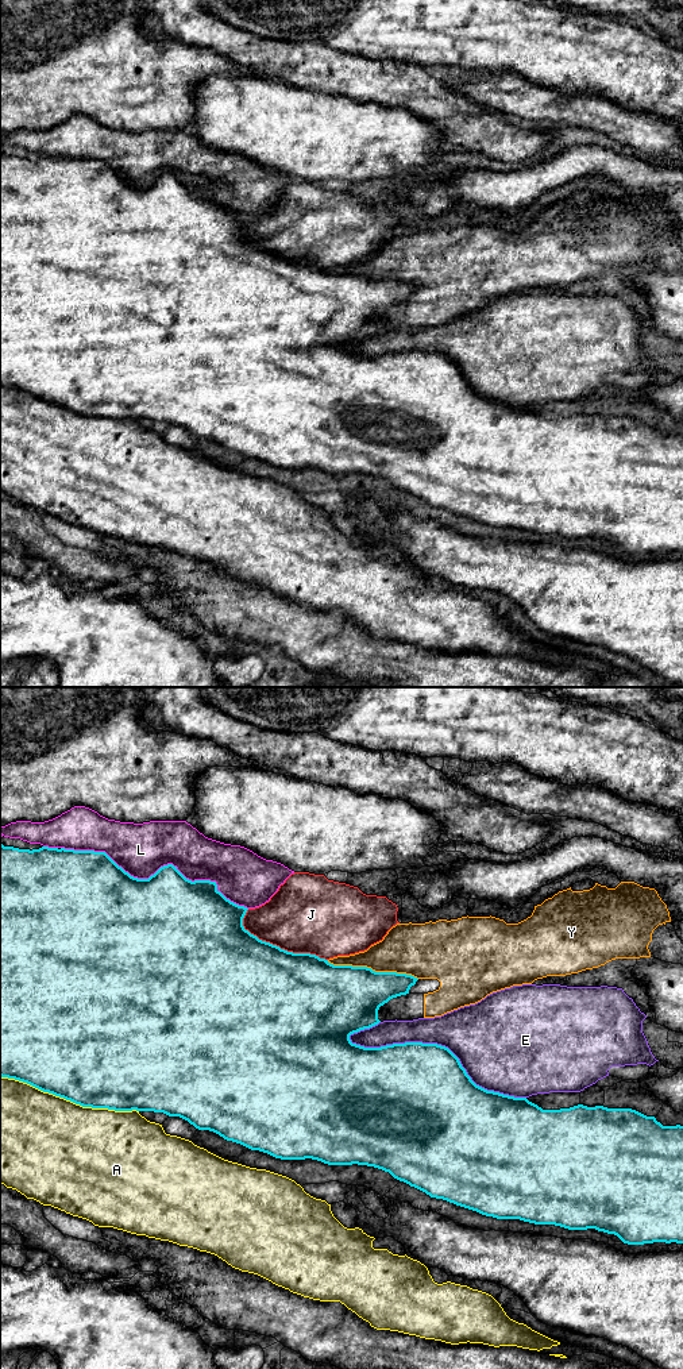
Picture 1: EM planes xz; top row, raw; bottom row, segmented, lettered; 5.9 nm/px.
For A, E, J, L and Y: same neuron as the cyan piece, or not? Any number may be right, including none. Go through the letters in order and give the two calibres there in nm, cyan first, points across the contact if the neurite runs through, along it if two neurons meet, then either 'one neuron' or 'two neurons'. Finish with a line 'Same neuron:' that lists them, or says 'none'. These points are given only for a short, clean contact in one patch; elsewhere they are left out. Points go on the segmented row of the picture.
A: 500 nm thick on the cyan side, 480 nm on the other; two neurons
E: 500 nm thick on the cyan side, 380 nm on the other; two neurons
J: 500 nm thick on the cyan side, 440 nm on the other; two neurons
L: 480 nm thick on the cyan side, 320 nm on the other; two neurons
Y: 420 nm thick on the cyan side, 300 nm on the other; two neurons
Same neuron: none

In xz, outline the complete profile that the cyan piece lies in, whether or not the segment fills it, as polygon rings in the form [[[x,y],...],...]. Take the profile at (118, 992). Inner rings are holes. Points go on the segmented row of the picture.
[[[0,842],[0,1076],[27,1083],[43,1092],[70,1100],[82,1107],[108,1108],[115,1111],[154,1111],[169,1117],[180,1117],[198,1130],[209,1130],[227,1141],[240,1144],[251,1150],[259,1150],[281,1160],[312,1158],[328,1165],[367,1165],[389,1172],[394,1179],[414,1187],[431,1198],[443,1199],[456,1206],[476,1211],[497,1219],[520,1219],[535,1225],[555,1225],[568,1230],[595,1229],[617,1235],[624,1243],[644,1245],[653,1242],[683,1243],[683,1126],[663,1126],[655,1117],[647,1117],[632,1108],[587,1107],[578,1104],[570,1108],[543,1110],[526,1098],[514,1098],[476,1085],[462,1067],[459,1058],[445,1046],[437,1044],[405,1042],[381,1048],[364,1048],[352,1044],[350,1036],[378,1025],[378,1010],[390,999],[409,994],[418,980],[406,973],[375,972],[367,967],[333,965],[325,959],[310,953],[293,953],[277,945],[259,940],[243,926],[247,907],[227,899],[216,882],[189,880],[173,864],[161,867],[148,879],[138,879],[119,867],[105,852],[74,851],[42,847],[39,849],[19,849]]]

